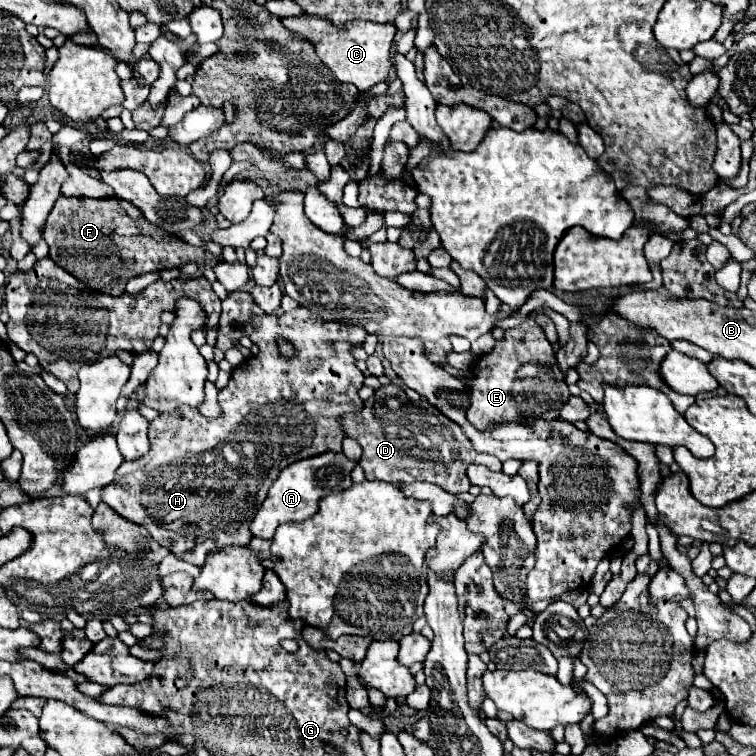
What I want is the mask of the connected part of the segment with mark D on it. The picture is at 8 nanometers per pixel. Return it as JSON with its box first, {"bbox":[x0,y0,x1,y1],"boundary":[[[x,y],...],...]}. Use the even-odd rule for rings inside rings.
{"bbox":[341,384,501,494],"boundary":[[[391,384],[391,408],[385,404],[379,404],[375,398],[367,400],[363,404],[361,410],[357,412],[349,412],[341,416],[341,430],[347,438],[353,438],[361,444],[363,448],[363,456],[359,460],[365,478],[367,480],[383,480],[383,482],[393,482],[393,484],[403,484],[403,482],[433,482],[437,486],[441,486],[443,490],[451,492],[451,494],[459,494],[459,492],[467,492],[471,482],[465,474],[469,464],[485,464],[491,470],[499,470],[501,462],[495,456],[489,454],[479,454],[471,444],[469,438],[465,436],[465,432],[461,430],[461,426],[449,418],[445,418],[445,414],[437,412],[429,402],[425,402],[423,398],[413,400],[407,396],[407,392],[399,386]]]}

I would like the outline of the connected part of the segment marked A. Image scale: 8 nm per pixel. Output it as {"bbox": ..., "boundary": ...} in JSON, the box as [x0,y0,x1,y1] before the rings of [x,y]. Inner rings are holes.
{"bbox":[249,452,355,540],"boundary":[[[325,452],[321,456],[313,456],[313,458],[307,458],[307,460],[289,464],[279,474],[279,478],[273,482],[265,502],[259,506],[255,518],[249,526],[251,534],[255,538],[271,540],[277,526],[281,526],[285,522],[303,522],[303,520],[311,518],[317,512],[317,500],[321,500],[321,498],[325,498],[327,494],[333,494],[333,492],[343,492],[351,486],[349,472],[353,470],[353,466],[355,466],[355,462],[347,460],[343,452],[339,452],[339,454]]]}

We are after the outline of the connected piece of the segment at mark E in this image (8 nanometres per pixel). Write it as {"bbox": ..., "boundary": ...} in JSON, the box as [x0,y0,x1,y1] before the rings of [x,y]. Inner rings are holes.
{"bbox":[467,316,569,432],"boundary":[[[529,316],[525,320],[523,326],[517,328],[509,328],[505,330],[501,340],[495,340],[495,348],[489,354],[483,354],[477,364],[475,364],[475,382],[471,384],[471,408],[467,410],[467,420],[479,430],[479,432],[487,432],[489,428],[497,426],[497,424],[509,424],[509,422],[523,422],[523,424],[531,424],[539,418],[545,420],[557,420],[559,418],[559,410],[563,408],[563,404],[569,398],[569,388],[565,384],[565,375],[557,368],[555,362],[555,350],[549,344],[549,340],[545,338],[545,334],[537,328],[535,316]],[[525,366],[531,368],[545,368],[551,376],[521,376],[517,370],[525,370]]]}

